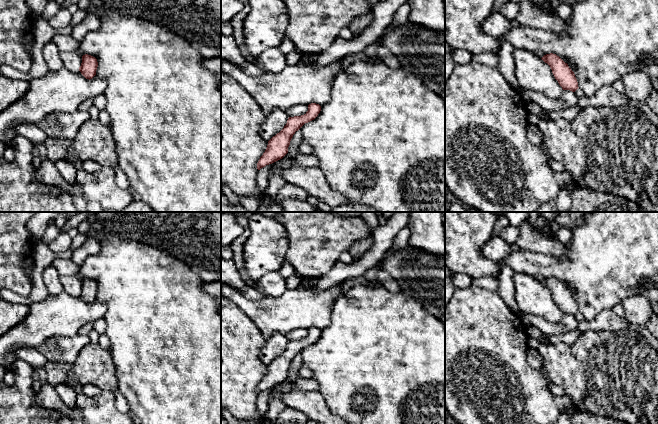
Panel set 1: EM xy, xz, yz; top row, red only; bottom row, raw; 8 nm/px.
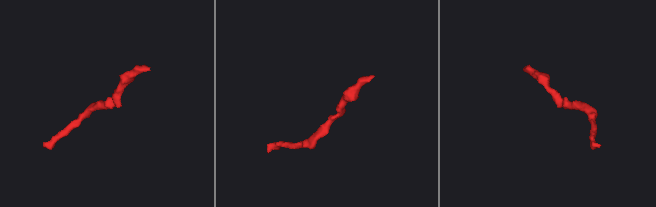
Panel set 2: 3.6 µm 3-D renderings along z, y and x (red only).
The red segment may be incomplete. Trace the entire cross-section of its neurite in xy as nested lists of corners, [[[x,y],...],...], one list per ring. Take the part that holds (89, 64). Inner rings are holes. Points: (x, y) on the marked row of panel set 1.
[[[85,54],[82,56],[82,63],[79,71],[86,79],[92,79],[96,75],[98,67],[97,59],[91,55]]]

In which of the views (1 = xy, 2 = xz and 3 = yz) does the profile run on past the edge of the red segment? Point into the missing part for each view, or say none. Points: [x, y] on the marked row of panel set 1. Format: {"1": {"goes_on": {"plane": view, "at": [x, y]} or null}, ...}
{"1": {"goes_on": null}, "2": {"goes_on": null}, "3": {"goes_on": null}}

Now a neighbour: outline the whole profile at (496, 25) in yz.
[[[491,12],[481,23],[482,30],[490,37],[500,39],[511,30],[511,21],[500,12]]]

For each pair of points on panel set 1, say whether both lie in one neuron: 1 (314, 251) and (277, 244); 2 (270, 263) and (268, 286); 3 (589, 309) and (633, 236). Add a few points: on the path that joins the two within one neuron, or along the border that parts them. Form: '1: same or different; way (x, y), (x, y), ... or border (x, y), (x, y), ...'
1: different; border (282, 223), (288, 236), (286, 261)
2: different; border (278, 270), (267, 272), (258, 281)
3: same; way (594, 291), (600, 282), (602, 269), (615, 254)

